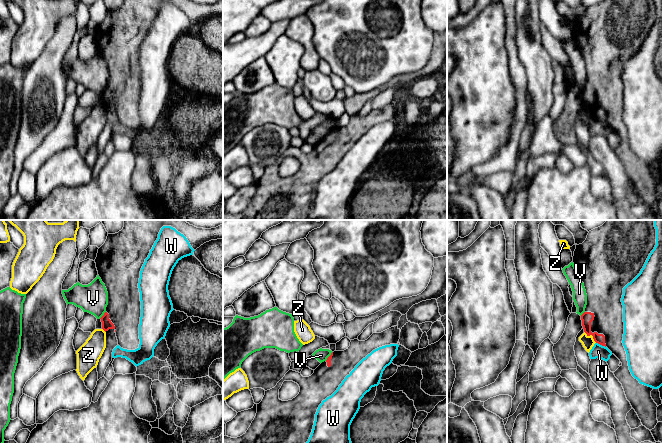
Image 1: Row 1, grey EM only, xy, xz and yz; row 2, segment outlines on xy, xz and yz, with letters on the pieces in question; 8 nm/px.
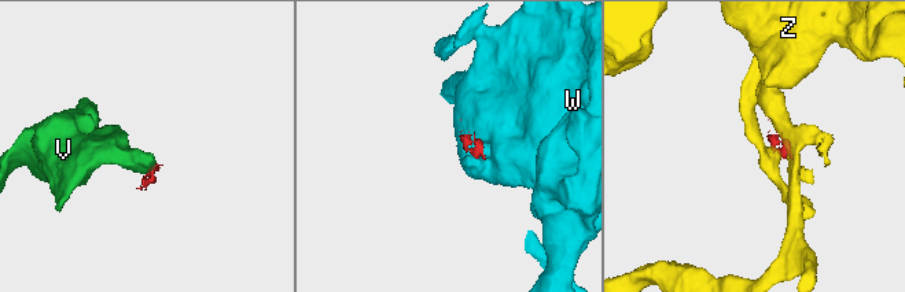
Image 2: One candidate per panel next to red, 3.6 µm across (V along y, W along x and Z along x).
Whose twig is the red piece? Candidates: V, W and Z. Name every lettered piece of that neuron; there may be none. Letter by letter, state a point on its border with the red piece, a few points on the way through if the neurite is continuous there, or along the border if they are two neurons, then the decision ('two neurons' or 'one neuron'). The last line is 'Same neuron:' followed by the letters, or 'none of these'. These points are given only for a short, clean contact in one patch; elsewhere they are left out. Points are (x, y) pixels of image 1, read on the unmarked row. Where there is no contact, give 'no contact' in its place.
V: xy (103, 91) | along xy (105, 87), (99, 94) | two neurons
W: yz (601, 120) | along yz (596, 118), (605, 123) | two neurons
Z: yz (591, 110) | along yz (584, 107), (591, 111), (596, 118) | two neurons
Same neuron: none of these

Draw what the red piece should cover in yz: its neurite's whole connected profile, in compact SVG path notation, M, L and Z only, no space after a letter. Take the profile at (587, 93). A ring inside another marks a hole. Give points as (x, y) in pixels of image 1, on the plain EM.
M603 0L589 7L582 20L575 21L573 39L587 70L587 81L581 91L584 108L587 112L592 111L596 119L607 123L620 136L620 143L613 149L622 160L626 174L642 201L652 206L658 199L658 182L651 173L653 164L640 160L629 146L627 130L622 119L624 98L621 74L623 64L640 49L656 21L654 0Z

